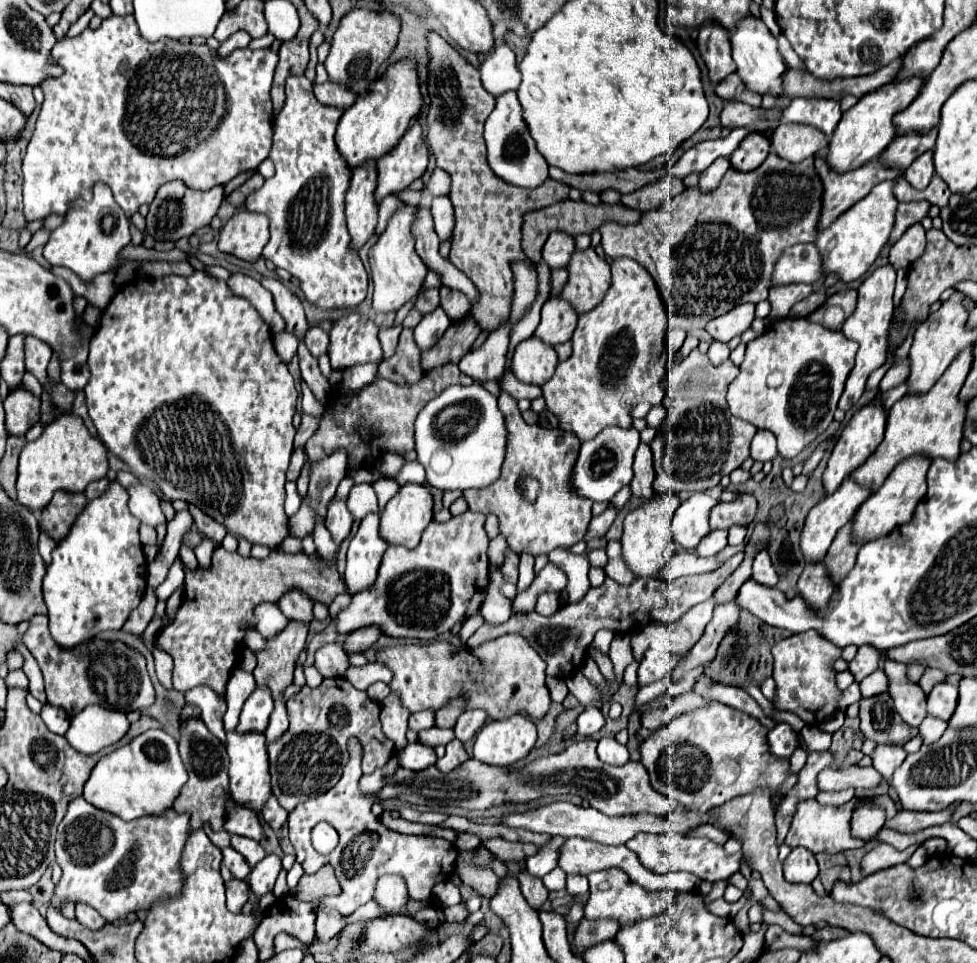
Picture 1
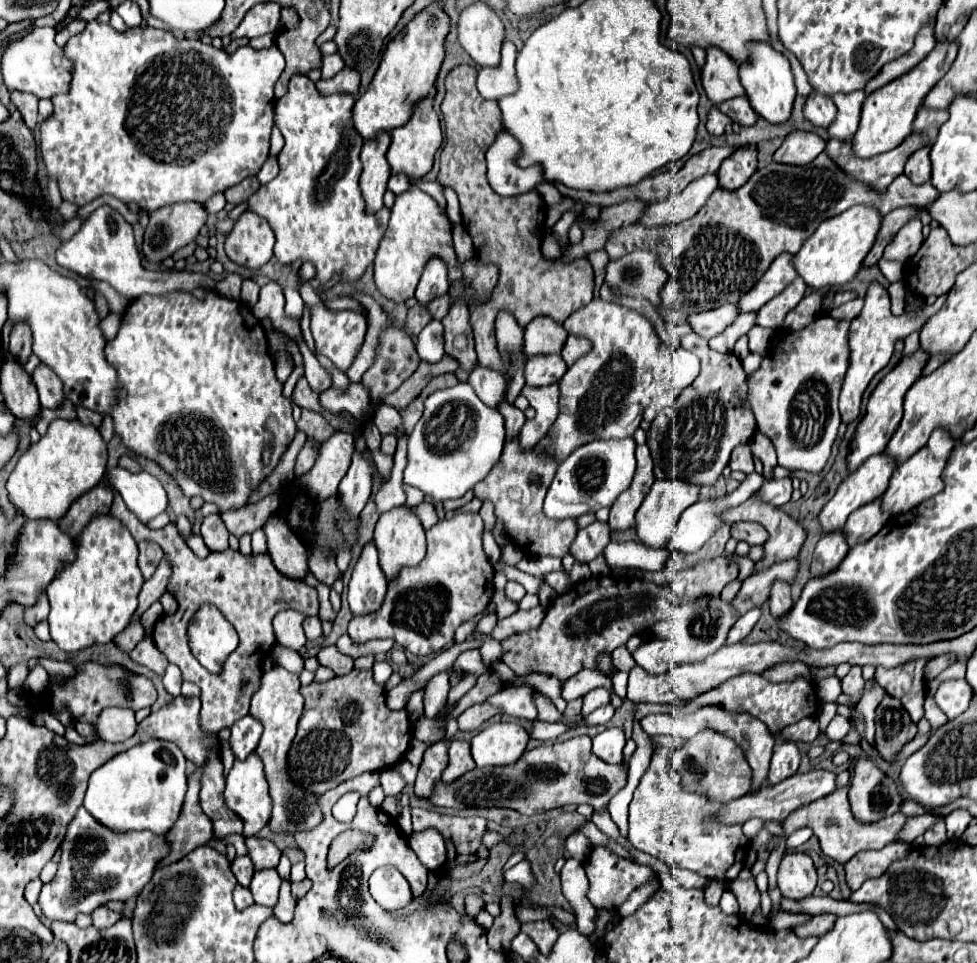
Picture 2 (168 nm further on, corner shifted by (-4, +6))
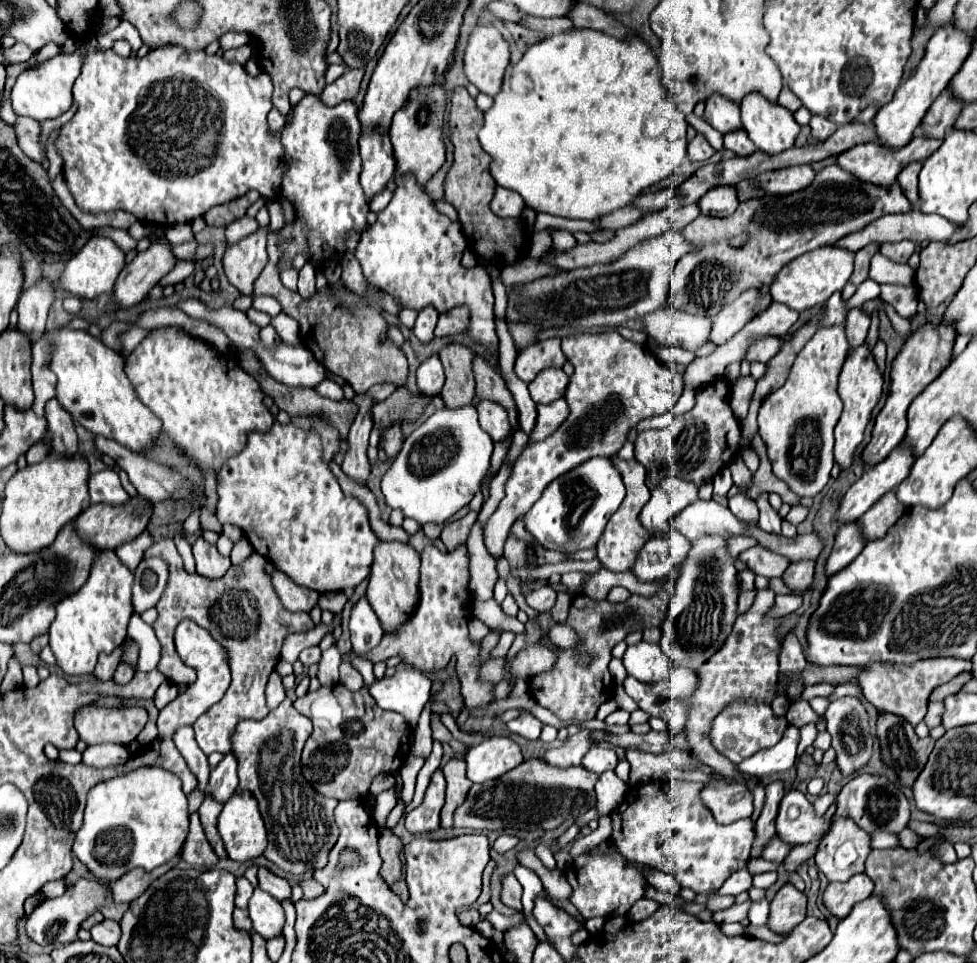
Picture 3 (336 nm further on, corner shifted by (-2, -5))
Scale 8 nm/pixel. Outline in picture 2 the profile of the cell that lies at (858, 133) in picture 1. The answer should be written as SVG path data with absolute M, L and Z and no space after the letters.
M939 40L937 46L931 50L931 54L927 58L923 58L911 72L899 76L891 84L869 94L863 104L859 130L853 136L855 154L859 158L871 158L871 156L883 154L883 152L899 146L905 140L905 136L909 136L913 132L913 120L915 120L917 108L921 106L921 102L925 100L929 90L943 78L943 74L947 74L947 70L951 68L955 58L957 58L957 42Z

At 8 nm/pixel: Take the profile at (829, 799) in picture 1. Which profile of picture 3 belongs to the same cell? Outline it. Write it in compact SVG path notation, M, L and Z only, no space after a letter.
M835 815L815 853L815 863L829 881L847 881L851 875L865 871L869 853L871 835L861 831L853 819Z

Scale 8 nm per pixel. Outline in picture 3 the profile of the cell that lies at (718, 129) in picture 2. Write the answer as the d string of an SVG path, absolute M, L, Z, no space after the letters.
M697 133L695 139L687 147L687 153L689 153L691 161L707 161L715 153L715 149L709 145L709 141L705 139L705 135Z

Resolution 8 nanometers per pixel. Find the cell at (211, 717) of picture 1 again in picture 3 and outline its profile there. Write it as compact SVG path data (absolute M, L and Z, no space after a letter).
M205 795L205 801L199 807L199 815L201 815L201 823L205 825L207 839L213 843L215 853L221 859L225 859L227 857L227 851L225 851L225 845L221 841L221 835L217 833L217 817L219 817L221 809L223 809L223 803L219 803L213 795Z

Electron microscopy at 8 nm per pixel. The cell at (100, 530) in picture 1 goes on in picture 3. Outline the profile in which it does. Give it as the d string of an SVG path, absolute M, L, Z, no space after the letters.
M113 549L97 551L85 585L55 605L57 617L49 627L49 647L57 657L57 665L65 673L91 673L97 665L99 653L109 653L123 643L127 635L127 623L133 615L131 585L133 573L125 563L121 563L117 553Z

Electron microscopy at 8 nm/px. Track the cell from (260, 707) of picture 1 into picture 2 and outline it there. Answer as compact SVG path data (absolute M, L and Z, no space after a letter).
M245 716L233 724L229 746L233 750L235 760L245 760L257 748L261 730L261 724L251 716Z

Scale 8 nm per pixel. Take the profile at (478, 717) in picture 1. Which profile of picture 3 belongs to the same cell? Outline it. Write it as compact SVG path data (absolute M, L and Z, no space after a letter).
M519 709L519 715L513 721L509 721L509 731L535 741L541 735L541 721L527 709Z

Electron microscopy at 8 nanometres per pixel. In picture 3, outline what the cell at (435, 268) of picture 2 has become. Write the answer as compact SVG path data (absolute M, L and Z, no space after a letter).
M427 305L427 307L423 307L419 311L415 327L413 327L413 333L419 337L419 341L431 341L437 317L439 317L439 313L437 313L437 309L433 305Z

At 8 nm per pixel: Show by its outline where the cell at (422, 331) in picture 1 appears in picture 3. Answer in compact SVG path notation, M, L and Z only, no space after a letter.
M437 353L427 357L417 369L417 387L421 393L437 395L443 387L443 365Z

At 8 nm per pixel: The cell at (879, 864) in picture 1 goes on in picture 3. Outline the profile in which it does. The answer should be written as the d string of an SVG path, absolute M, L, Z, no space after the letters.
M857 873L849 881L829 883L829 887L823 893L823 903L833 915L843 919L849 915L855 903L871 897L873 887L875 883L867 873Z

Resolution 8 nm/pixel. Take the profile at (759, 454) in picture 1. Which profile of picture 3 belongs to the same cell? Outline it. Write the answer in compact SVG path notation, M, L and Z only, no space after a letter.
M759 493L759 497L757 497L757 507L759 507L759 525L761 525L761 529L765 529L765 531L779 531L781 529L781 517L779 517L779 513L769 505L769 493Z

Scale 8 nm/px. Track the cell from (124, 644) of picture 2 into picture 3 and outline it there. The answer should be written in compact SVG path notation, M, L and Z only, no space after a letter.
M121 663L113 675L113 679L117 683L129 683L129 679L135 675L135 669L129 665L129 663Z

